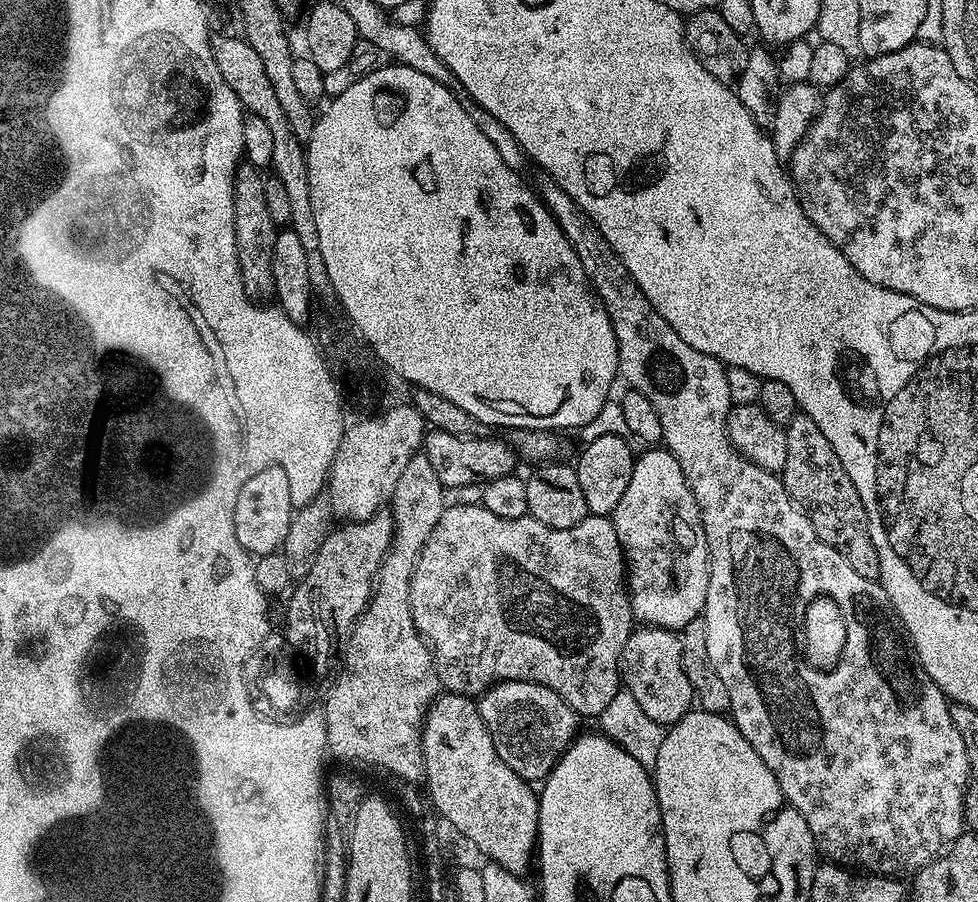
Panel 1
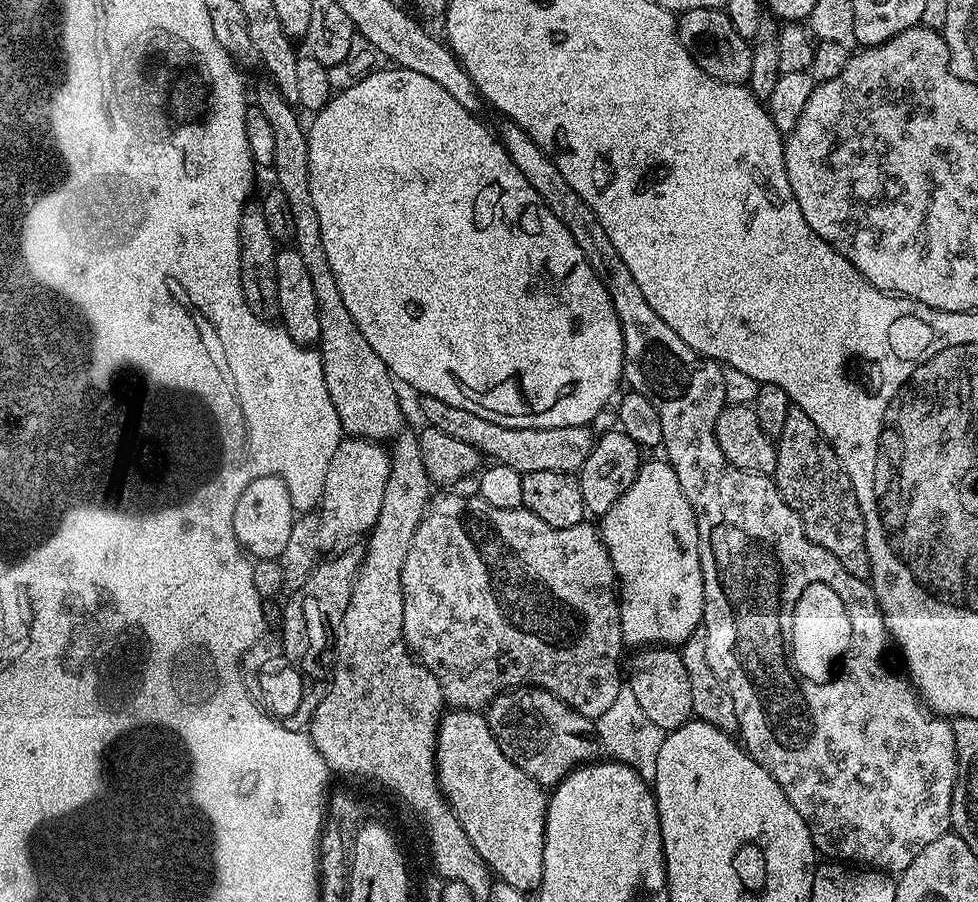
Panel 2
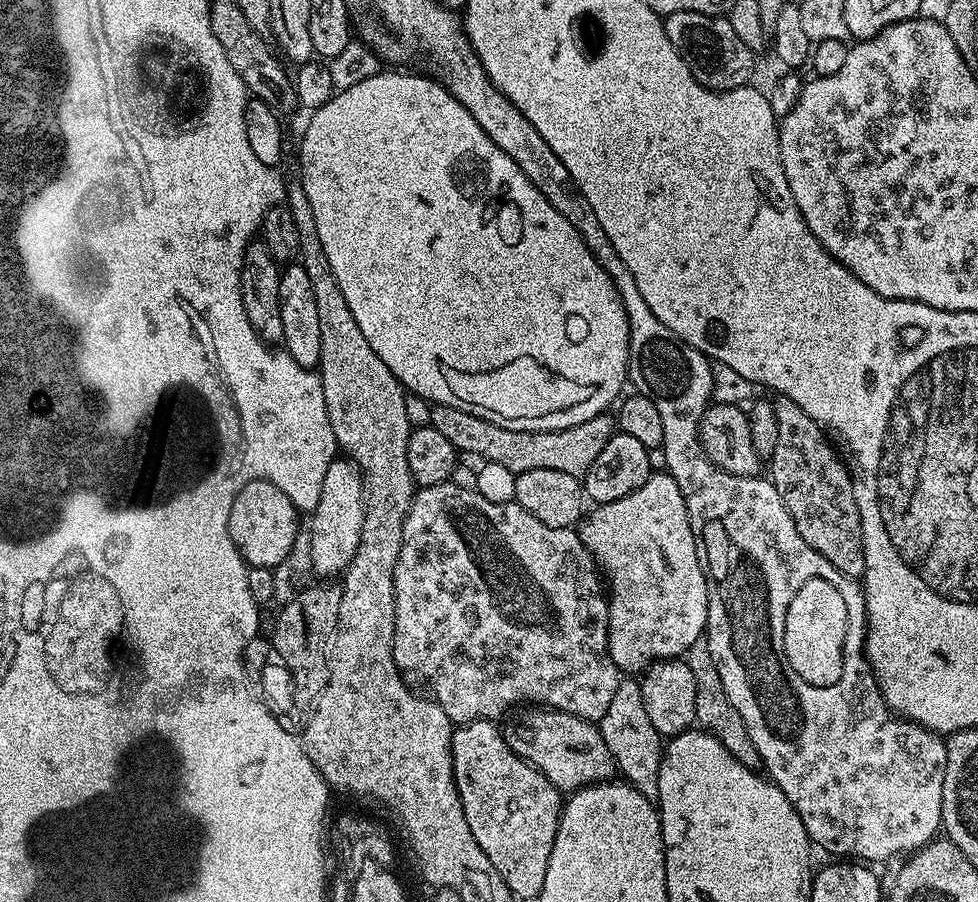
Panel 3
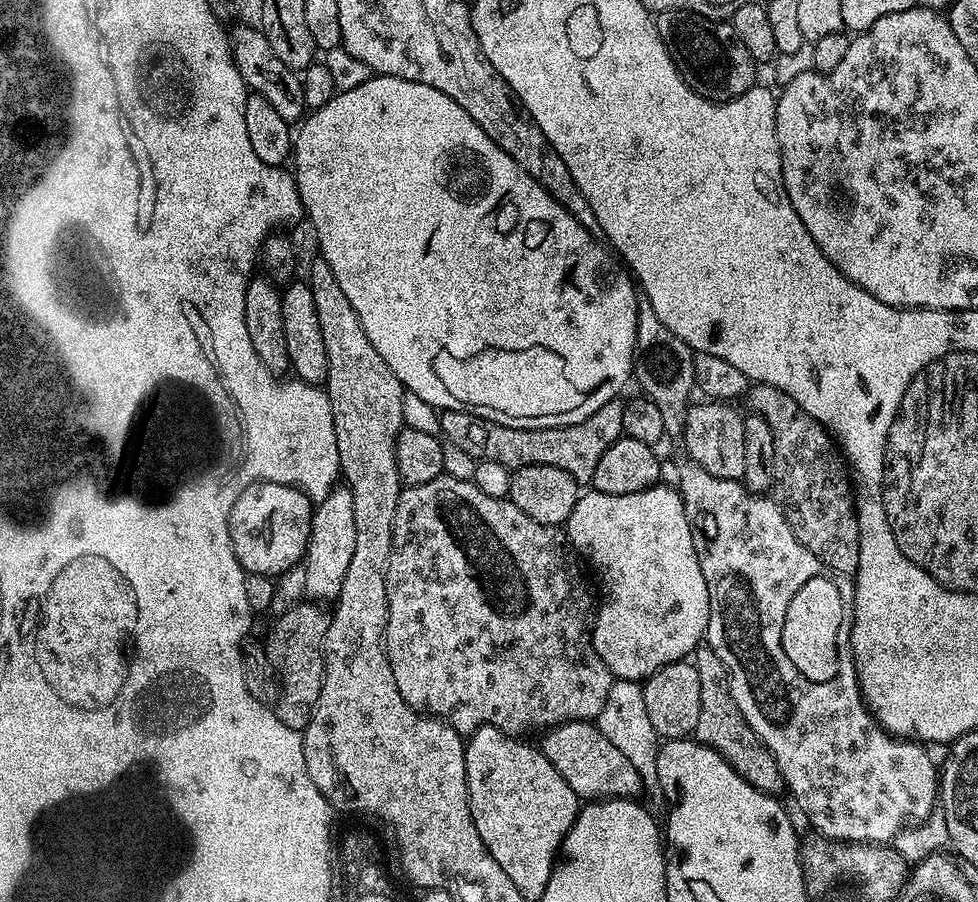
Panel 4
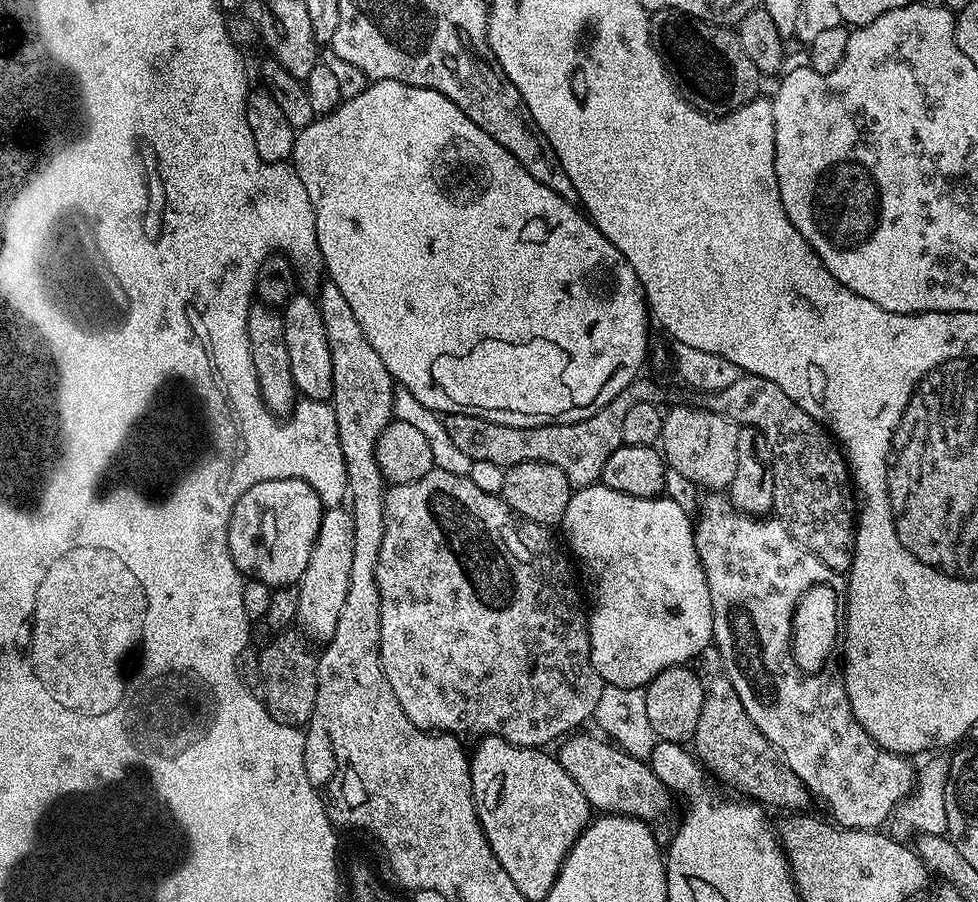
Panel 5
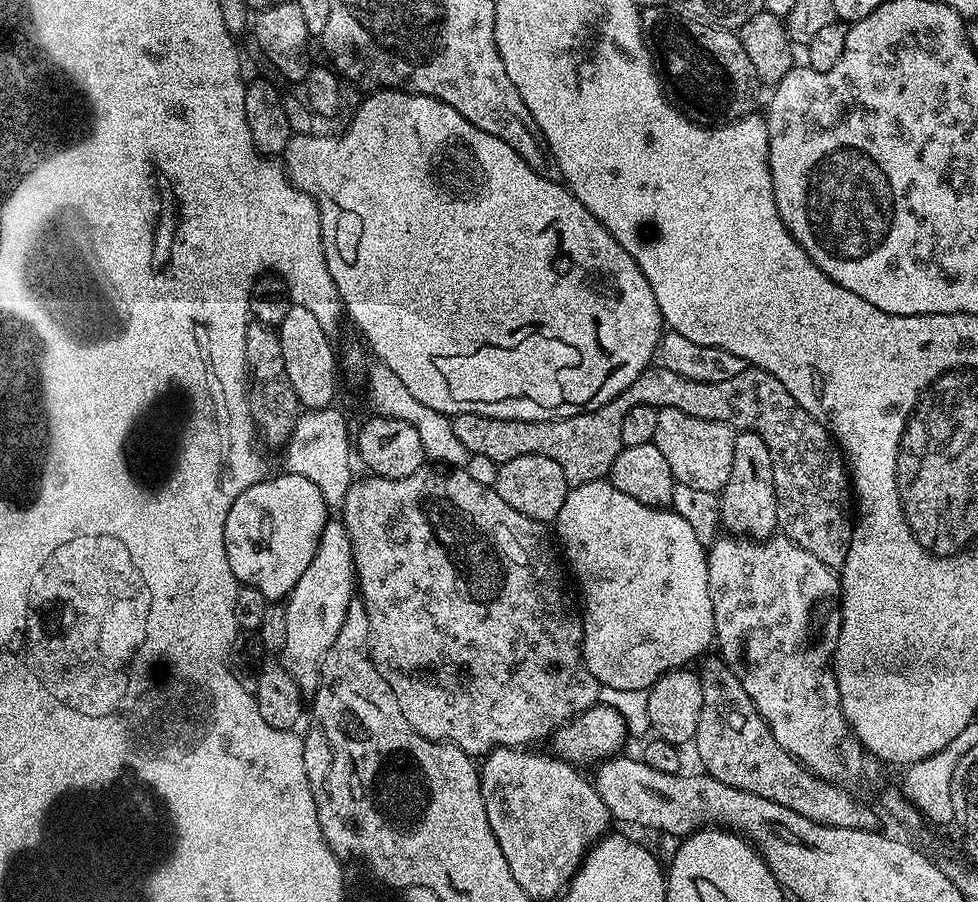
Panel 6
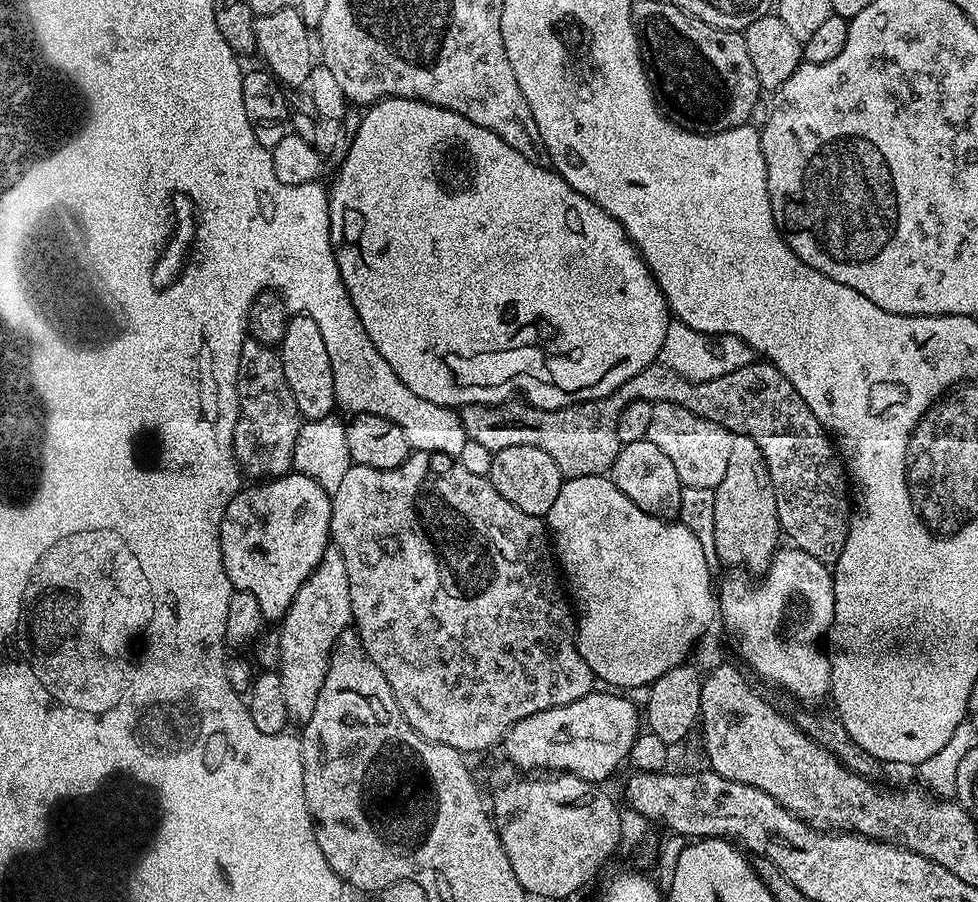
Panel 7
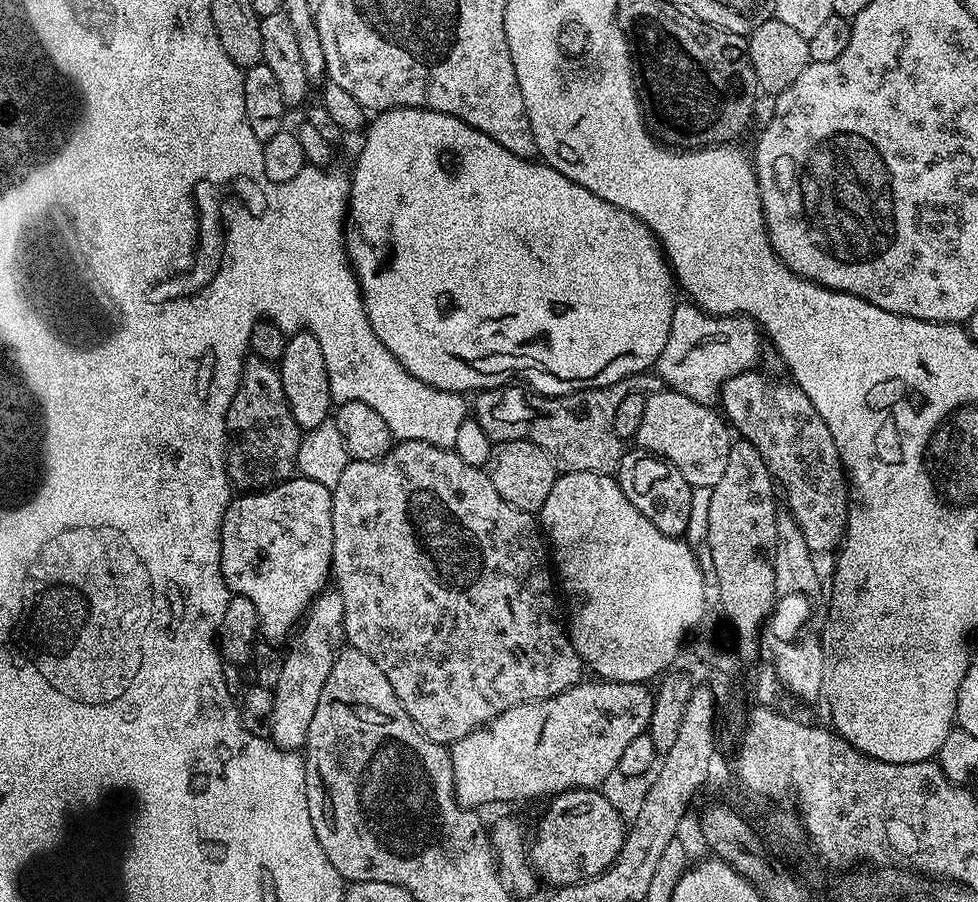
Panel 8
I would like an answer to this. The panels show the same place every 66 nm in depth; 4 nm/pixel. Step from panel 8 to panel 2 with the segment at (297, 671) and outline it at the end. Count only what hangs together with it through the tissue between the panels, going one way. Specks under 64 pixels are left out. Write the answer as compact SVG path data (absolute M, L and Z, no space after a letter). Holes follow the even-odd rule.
M359 438L341 439L338 450L334 450L334 458L330 458L330 467L326 469L326 486L322 486L322 498L320 499L318 526L318 546L321 553L335 554L347 549L356 539L367 537L376 525L378 510L382 508L382 494L384 484L390 478L391 455L384 452L375 440L361 440Z

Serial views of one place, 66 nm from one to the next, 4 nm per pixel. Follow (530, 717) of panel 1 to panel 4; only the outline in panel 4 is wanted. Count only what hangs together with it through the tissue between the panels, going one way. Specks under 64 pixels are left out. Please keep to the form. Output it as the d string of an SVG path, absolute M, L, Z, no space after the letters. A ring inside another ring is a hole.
M571 720L557 724L543 733L544 741L538 744L544 757L552 763L554 770L566 778L570 790L579 796L581 801L593 800L631 800L644 792L644 783L630 766L626 758L606 739L595 723L586 720ZM639 794L639 795L638 795Z

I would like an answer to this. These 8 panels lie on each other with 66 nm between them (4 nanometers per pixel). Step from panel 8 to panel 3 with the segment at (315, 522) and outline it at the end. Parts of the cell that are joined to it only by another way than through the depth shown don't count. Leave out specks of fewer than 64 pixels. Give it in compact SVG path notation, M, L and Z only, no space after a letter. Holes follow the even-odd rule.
M255 480L250 482L234 498L234 506L230 510L230 538L234 546L240 551L244 563L254 568L274 569L286 554L290 554L290 546L294 546L296 537L301 535L300 520L296 517L297 501L284 493L283 488L271 484L269 480Z

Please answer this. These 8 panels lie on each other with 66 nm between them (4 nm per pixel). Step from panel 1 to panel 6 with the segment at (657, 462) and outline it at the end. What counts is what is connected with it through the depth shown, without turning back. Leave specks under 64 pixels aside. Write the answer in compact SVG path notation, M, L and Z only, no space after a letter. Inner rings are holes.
M603 479L569 487L566 502L562 502L562 510L556 515L554 527L556 527L557 533L555 532L555 535L558 537L558 544L562 549L567 571L574 584L574 579L576 579L576 584L580 587L581 597L579 596L579 599L582 601L584 622L584 642L582 645L584 667L590 670L590 674L594 674L594 678L600 685L614 690L647 690L652 687L654 682L658 682L658 678L662 678L664 672L691 665L693 663L691 660L697 659L696 661L699 661L709 651L707 648L713 647L716 638L716 623L714 622L714 606L708 585L708 554L706 545L698 542L693 527L686 522L685 518L668 508L646 506L642 502L630 498L630 494L622 494L622 490L618 490L607 479Z

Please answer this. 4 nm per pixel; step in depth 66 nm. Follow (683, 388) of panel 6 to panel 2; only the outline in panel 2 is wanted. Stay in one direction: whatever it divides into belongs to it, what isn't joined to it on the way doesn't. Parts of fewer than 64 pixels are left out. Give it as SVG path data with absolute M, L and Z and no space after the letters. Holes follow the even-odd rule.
M420 396L418 402L420 412L424 415L423 423L427 427L442 430L442 434L447 434L449 438L454 438L457 442L466 442L466 446L474 446L474 450L478 450L481 457L510 466L522 474L534 470L576 474L586 462L586 458L590 458L594 435L592 436L591 432L593 429L587 424L561 428L498 426L498 422L486 422L486 418L478 418L478 414L470 414L470 410L450 406L433 396ZM793 407L786 414L786 426L782 426L782 434L776 444L776 470L774 479L782 498L798 514L798 518L804 523L804 532L822 550L830 550L838 562L854 578L868 580L871 577L870 554L866 550L866 526L864 515L858 506L858 498L854 494L854 486L838 458L838 454L830 446L828 439L810 422L810 414L802 409Z

